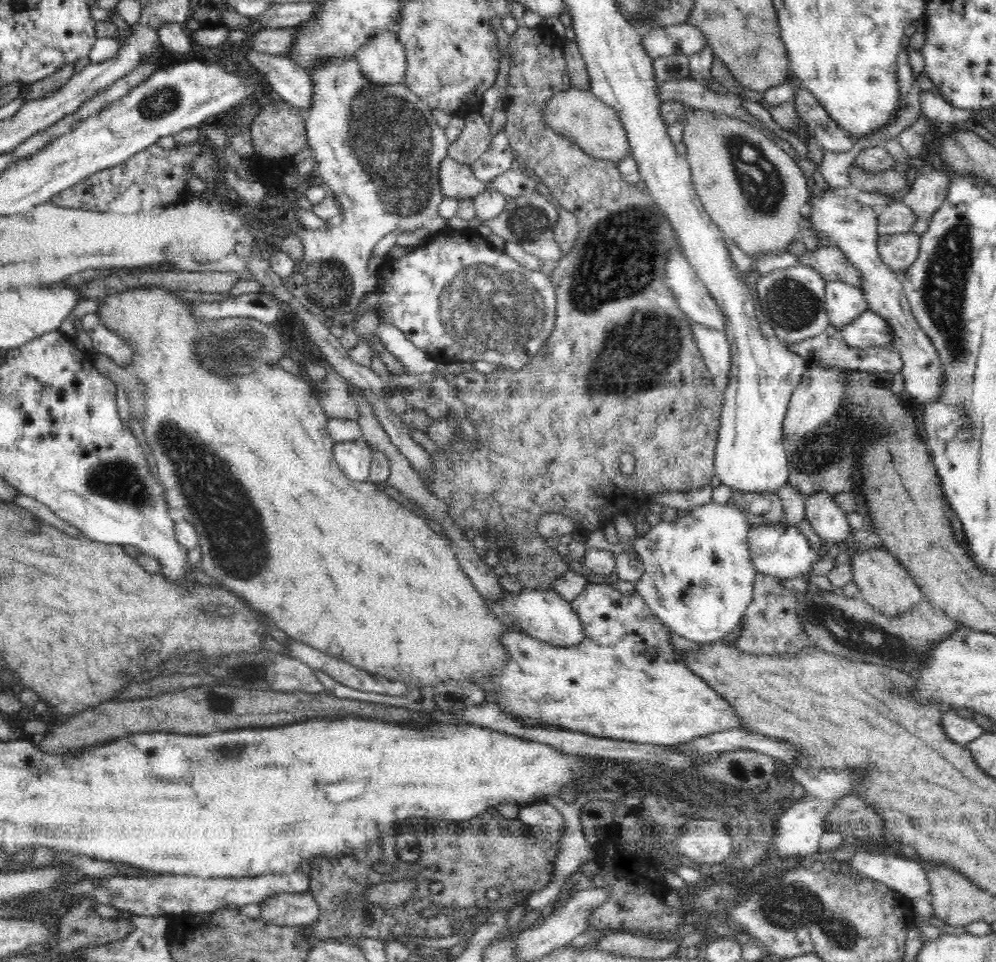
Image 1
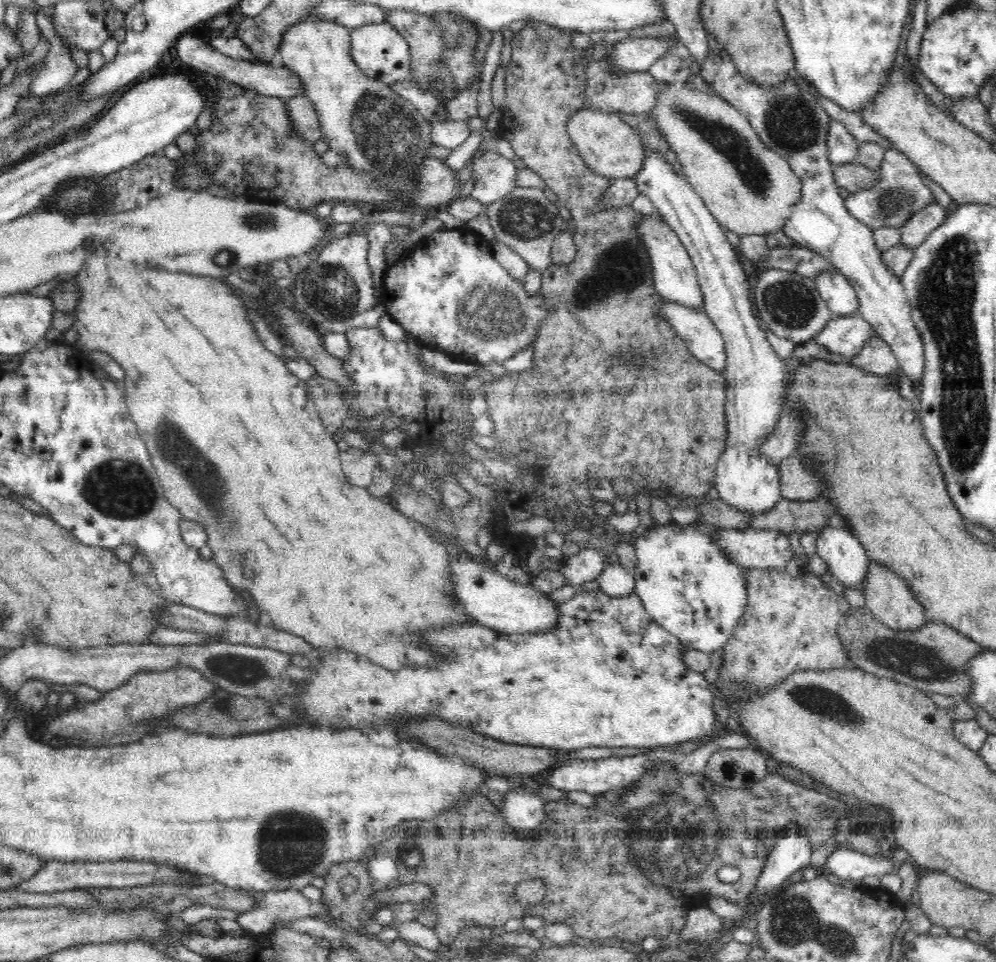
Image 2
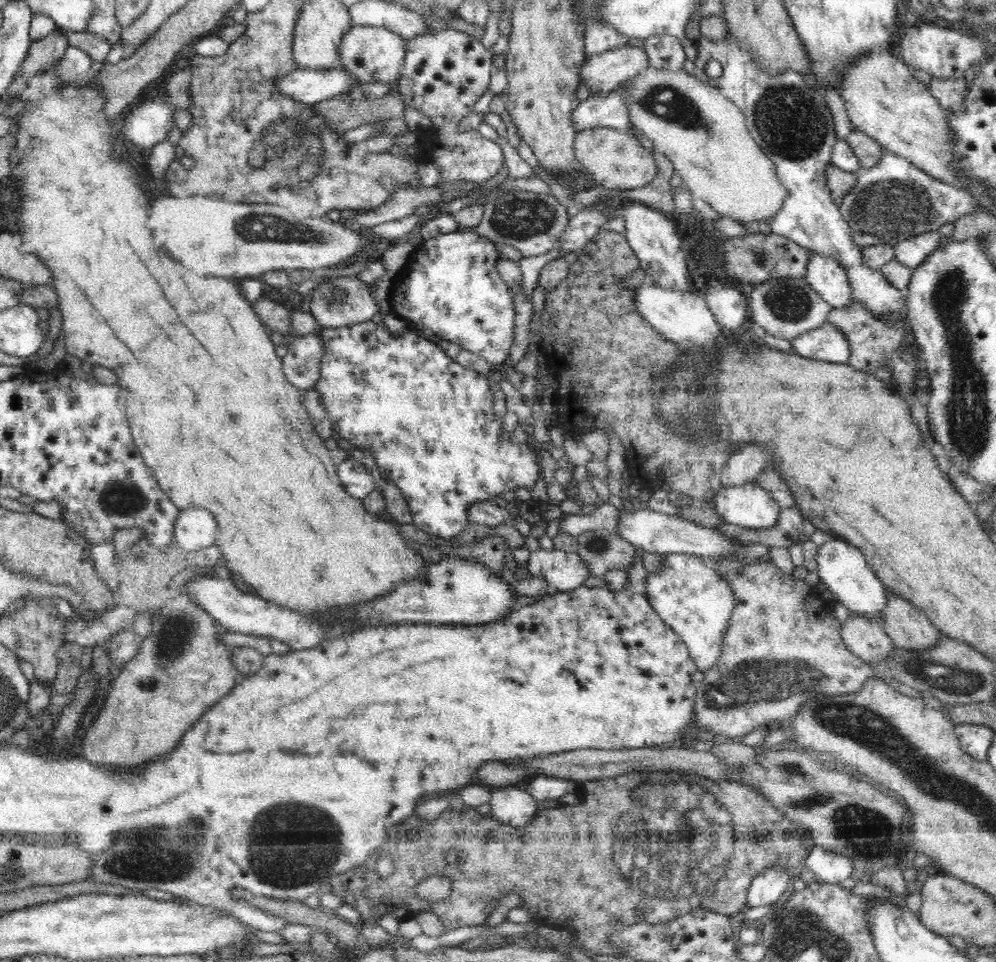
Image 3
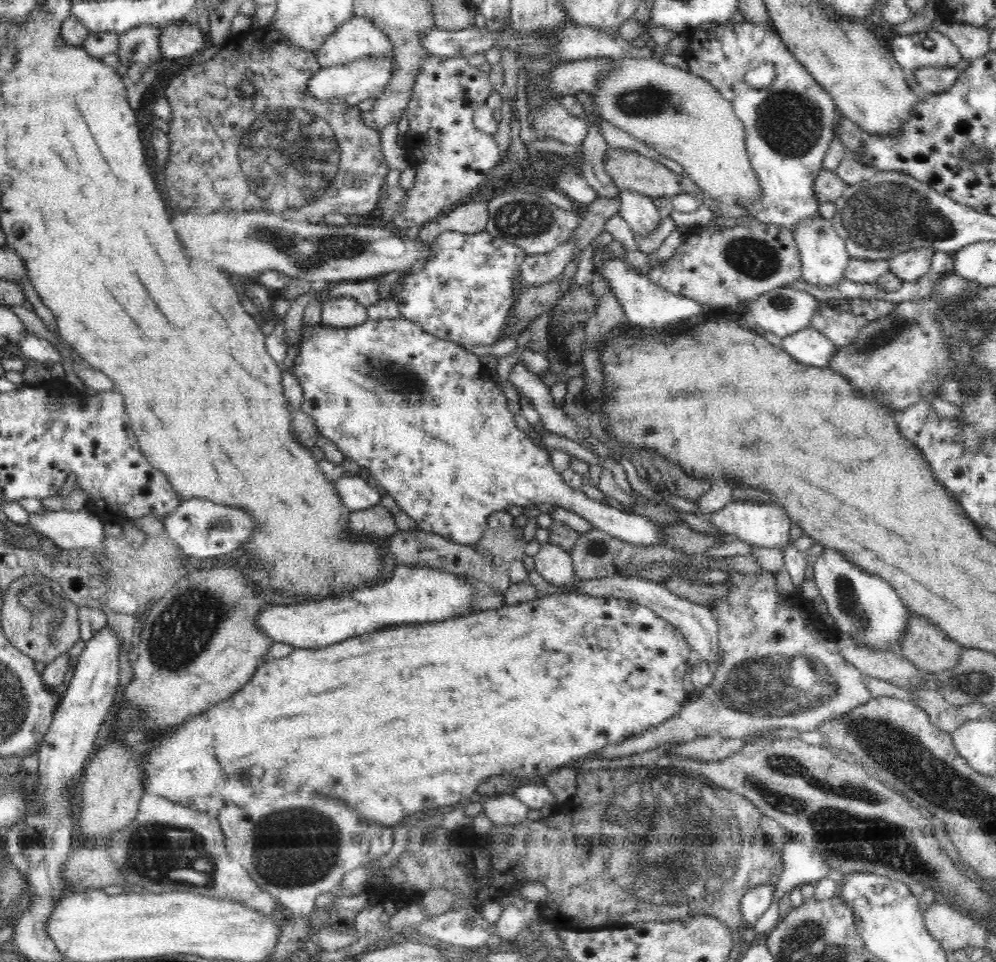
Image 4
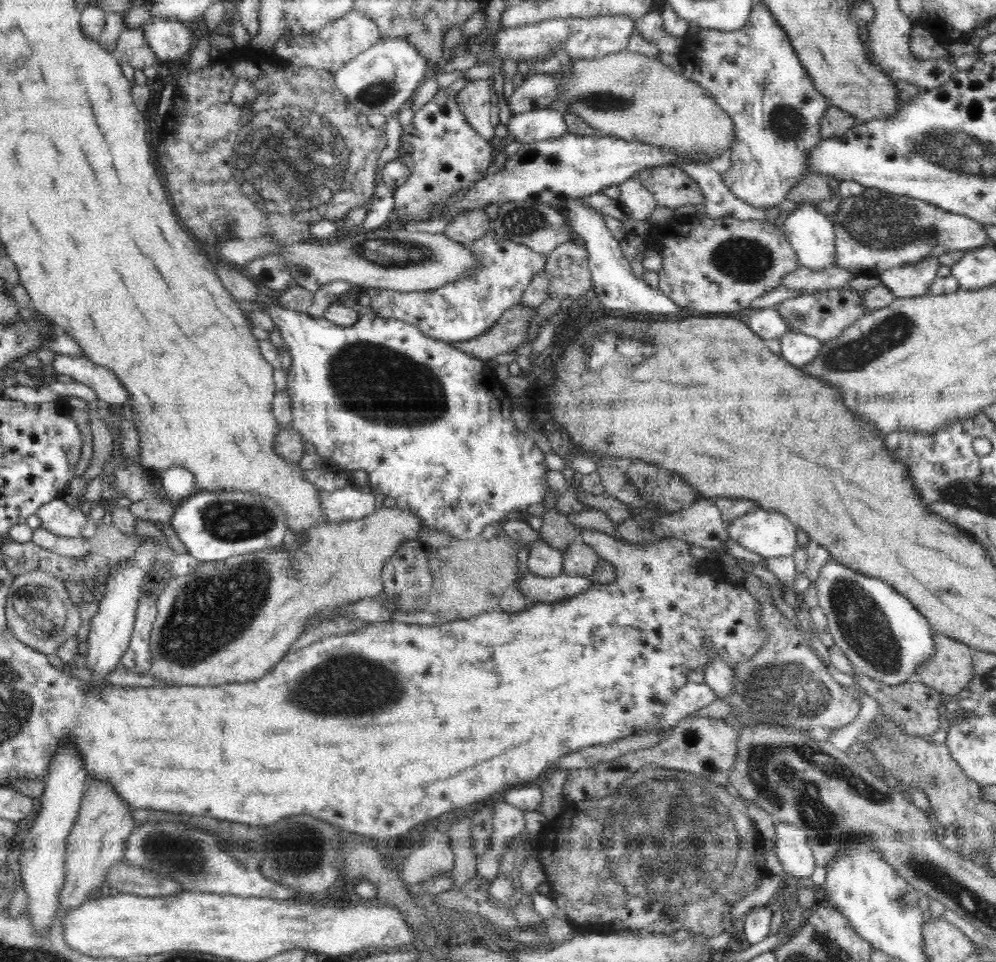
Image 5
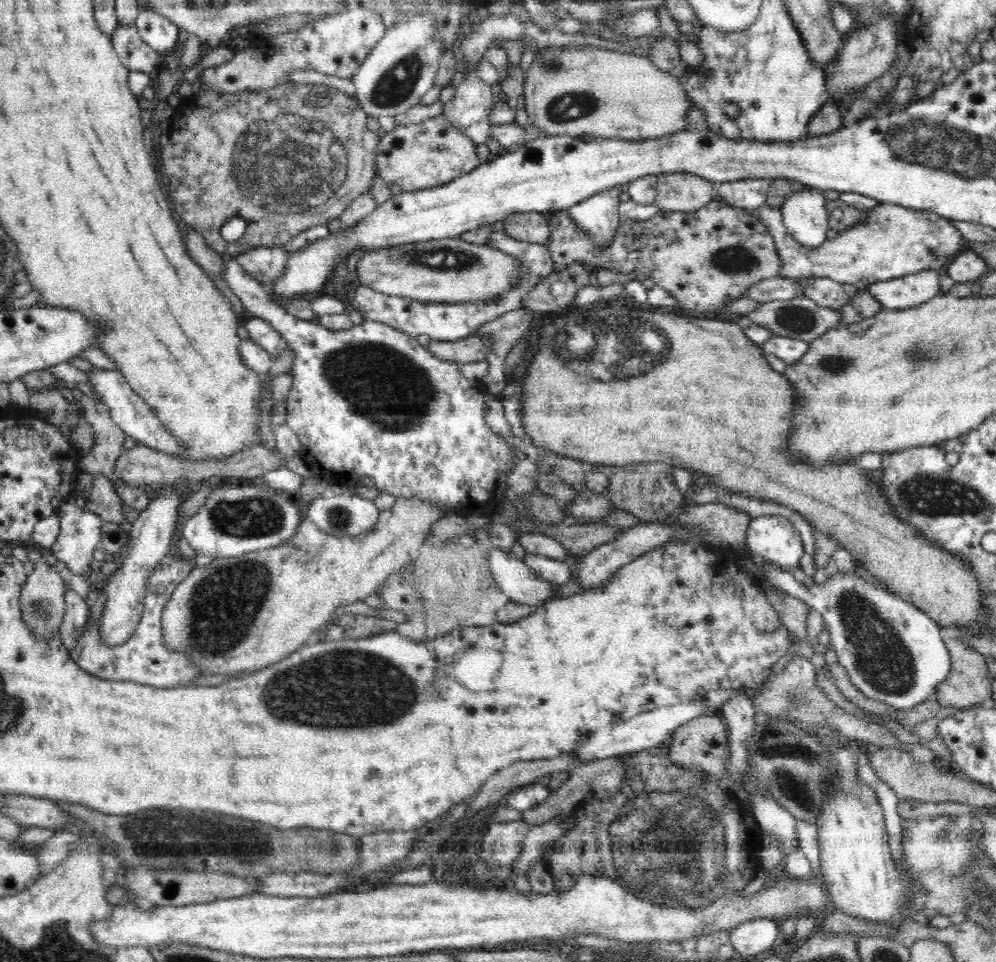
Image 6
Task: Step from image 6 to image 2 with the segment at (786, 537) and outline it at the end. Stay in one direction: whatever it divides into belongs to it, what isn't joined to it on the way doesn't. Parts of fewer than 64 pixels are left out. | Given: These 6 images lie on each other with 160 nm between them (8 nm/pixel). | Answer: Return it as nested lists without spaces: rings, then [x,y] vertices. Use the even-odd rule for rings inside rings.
[[[644,147],[646,155],[640,170],[635,174],[638,193],[645,194],[658,210],[663,221],[678,235],[683,247],[688,251],[689,257],[695,266],[697,280],[701,287],[704,306],[702,310],[713,320],[716,328],[722,333],[725,342],[727,363],[723,370],[726,377],[725,391],[725,415],[727,420],[727,437],[725,449],[716,461],[715,487],[718,489],[719,498],[733,508],[741,512],[751,512],[759,515],[770,508],[774,508],[780,502],[781,480],[778,473],[778,465],[770,463],[768,457],[764,457],[758,448],[766,442],[768,434],[774,430],[784,408],[786,388],[792,377],[792,368],[786,359],[780,359],[774,348],[766,339],[765,331],[758,324],[758,318],[754,316],[752,300],[750,300],[750,286],[744,275],[744,269],[740,265],[739,251],[732,248],[722,225],[708,210],[702,197],[688,183],[680,170],[672,168],[672,163],[666,161],[666,157],[660,152]]]

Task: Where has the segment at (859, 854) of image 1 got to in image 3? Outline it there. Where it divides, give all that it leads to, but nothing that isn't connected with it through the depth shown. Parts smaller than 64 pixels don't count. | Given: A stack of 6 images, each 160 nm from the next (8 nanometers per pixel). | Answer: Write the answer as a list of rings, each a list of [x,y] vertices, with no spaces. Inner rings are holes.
[[[820,845],[812,847],[808,852],[804,860],[804,868],[814,872],[817,881],[830,884],[850,878],[855,871],[850,857],[828,851]]]

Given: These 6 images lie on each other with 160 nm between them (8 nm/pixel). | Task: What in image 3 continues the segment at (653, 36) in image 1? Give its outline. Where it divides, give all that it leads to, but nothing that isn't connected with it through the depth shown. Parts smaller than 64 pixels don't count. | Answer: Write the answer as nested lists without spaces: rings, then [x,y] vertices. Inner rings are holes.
[[[622,46],[611,49],[603,54],[588,55],[586,61],[581,64],[581,82],[586,83],[590,95],[605,95],[614,89],[619,89],[621,84],[630,81],[638,74],[644,73],[649,68],[650,58],[643,48],[638,46]]]

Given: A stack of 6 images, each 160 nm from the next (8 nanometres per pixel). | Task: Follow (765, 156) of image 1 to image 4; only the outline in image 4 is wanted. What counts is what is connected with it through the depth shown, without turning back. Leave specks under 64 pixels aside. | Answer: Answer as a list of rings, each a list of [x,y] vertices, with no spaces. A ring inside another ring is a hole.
[[[628,57],[624,59],[616,59],[616,68],[611,74],[607,75],[604,80],[601,79],[599,86],[594,90],[593,103],[599,106],[598,113],[602,116],[605,122],[610,122],[614,126],[628,132],[634,138],[642,140],[646,145],[652,146],[658,153],[675,160],[683,168],[684,174],[692,179],[696,186],[704,193],[707,197],[716,199],[716,202],[729,201],[736,204],[742,205],[742,202],[747,204],[754,204],[760,196],[762,196],[762,187],[758,183],[758,177],[756,177],[756,171],[752,168],[750,163],[750,155],[747,154],[745,146],[745,132],[744,123],[738,119],[733,111],[732,105],[716,90],[716,87],[709,84],[706,80],[691,74],[688,70],[680,70],[680,68],[673,68],[672,66],[666,65],[659,58],[640,58],[640,57]]]

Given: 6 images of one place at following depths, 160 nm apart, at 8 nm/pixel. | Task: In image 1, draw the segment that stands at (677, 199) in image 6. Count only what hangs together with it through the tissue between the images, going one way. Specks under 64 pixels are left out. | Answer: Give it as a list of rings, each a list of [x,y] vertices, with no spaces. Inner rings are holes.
[[[575,87],[553,94],[543,106],[543,121],[548,128],[568,138],[573,145],[596,159],[618,164],[626,155],[632,155],[628,137],[618,113],[590,90]]]

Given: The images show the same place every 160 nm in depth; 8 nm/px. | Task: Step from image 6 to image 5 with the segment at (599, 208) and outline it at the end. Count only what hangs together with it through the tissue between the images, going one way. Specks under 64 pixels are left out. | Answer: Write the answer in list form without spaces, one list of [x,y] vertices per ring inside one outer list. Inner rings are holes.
[[[576,201],[563,209],[575,238],[586,247],[593,290],[596,291],[596,296],[605,308],[623,310],[630,316],[643,314],[654,318],[673,318],[672,314],[687,312],[668,298],[668,295],[664,295],[659,288],[653,288],[645,281],[638,279],[632,271],[629,259],[621,251],[619,241],[608,231],[603,214],[600,214],[597,208],[584,206]]]

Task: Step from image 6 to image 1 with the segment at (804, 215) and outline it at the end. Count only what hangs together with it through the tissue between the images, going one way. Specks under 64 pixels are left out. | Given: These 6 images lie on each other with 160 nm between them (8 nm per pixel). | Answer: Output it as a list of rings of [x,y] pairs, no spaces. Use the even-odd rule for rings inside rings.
[[[828,281],[825,289],[825,307],[830,325],[838,331],[866,312],[868,301],[861,288],[843,281]]]

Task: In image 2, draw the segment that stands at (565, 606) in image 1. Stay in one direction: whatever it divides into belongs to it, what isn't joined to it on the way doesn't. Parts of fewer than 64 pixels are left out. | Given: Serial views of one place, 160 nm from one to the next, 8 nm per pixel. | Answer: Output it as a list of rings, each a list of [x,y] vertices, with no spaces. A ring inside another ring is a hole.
[[[450,555],[451,567],[450,575],[452,575],[452,595],[456,597],[456,601],[464,606],[464,611],[468,613],[469,618],[473,619],[473,623],[486,626],[487,628],[499,631],[505,634],[547,634],[550,633],[559,622],[558,603],[552,601],[546,593],[536,589],[533,584],[516,584],[508,580],[503,573],[502,568],[490,569],[490,563],[482,562],[480,558],[477,561],[475,558],[458,560]]]

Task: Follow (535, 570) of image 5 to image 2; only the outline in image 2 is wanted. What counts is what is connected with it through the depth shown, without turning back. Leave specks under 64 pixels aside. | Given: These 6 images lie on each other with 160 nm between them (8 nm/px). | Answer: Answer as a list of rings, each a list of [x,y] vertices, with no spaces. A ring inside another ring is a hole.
[[[582,550],[572,557],[564,557],[562,575],[566,584],[581,585],[597,580],[608,566],[606,557],[598,550]]]

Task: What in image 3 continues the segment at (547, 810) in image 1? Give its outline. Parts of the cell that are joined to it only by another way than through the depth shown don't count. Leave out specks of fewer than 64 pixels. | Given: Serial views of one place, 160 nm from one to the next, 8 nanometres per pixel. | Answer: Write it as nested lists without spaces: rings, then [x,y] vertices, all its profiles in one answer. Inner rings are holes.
[[[515,786],[495,789],[489,803],[496,819],[516,828],[532,822],[540,808],[530,791]]]

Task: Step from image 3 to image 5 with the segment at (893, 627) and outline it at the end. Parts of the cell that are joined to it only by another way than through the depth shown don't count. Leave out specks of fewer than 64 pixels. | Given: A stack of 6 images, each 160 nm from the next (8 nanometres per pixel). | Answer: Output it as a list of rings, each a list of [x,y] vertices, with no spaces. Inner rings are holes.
[[[935,634],[933,655],[919,667],[912,682],[926,684],[940,694],[954,696],[972,678],[972,655],[977,651],[956,639]]]

